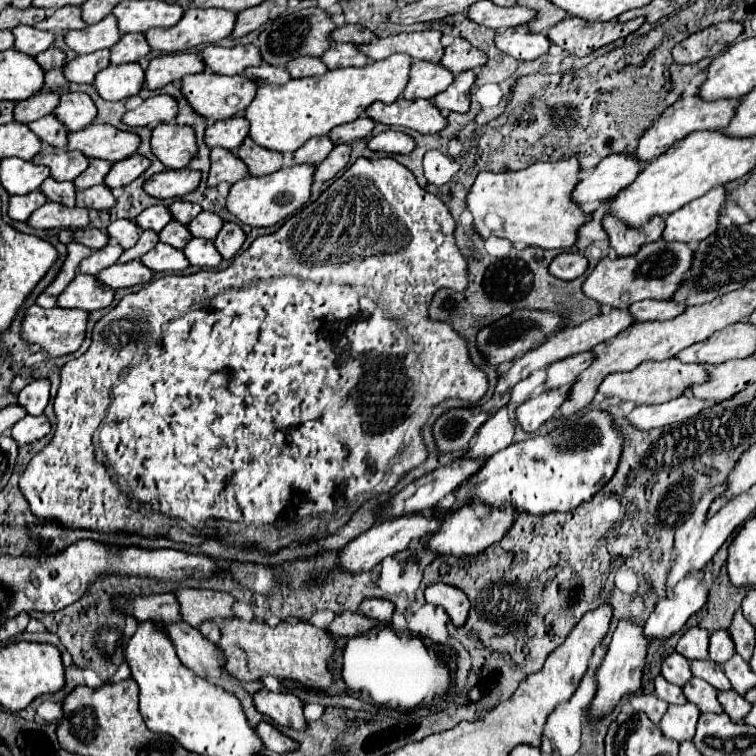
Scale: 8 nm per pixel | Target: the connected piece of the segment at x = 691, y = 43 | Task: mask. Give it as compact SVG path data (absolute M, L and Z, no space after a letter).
M720 22L708 26L682 40L672 52L674 60L678 64L692 64L702 58L714 58L724 52L726 46L734 44L742 32L744 26L740 22Z

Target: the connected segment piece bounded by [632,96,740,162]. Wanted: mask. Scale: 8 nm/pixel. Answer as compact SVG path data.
M684 96L676 100L672 106L668 106L664 114L654 122L654 126L644 132L644 136L638 140L638 148L632 154L642 162L652 162L654 158L658 158L658 154L664 154L676 140L686 138L688 134L696 130L722 130L730 124L730 118L734 116L736 106L740 106L738 98L706 102L700 96Z

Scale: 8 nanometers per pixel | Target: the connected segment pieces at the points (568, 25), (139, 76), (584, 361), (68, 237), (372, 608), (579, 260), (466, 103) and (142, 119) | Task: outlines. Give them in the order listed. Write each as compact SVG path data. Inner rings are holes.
M564 18L562 22L558 22L546 32L546 38L550 38L552 44L560 46L568 54L588 56L590 52L632 34L642 24L644 24L644 18L636 18L624 24L616 20L586 22L580 18Z
M138 62L134 64L120 64L108 66L94 78L96 92L110 102L126 100L142 90L144 84L144 70Z
M582 352L582 354L574 354L570 358L562 358L558 362L554 362L548 368L548 378L546 378L546 388L558 388L558 390L568 390L578 374L582 370L586 370L586 366L590 366L590 362L594 360L594 354Z
M82 228L82 230L62 230L58 234L58 240L62 244L68 244L68 242L78 242L82 246L88 246L92 250L100 250L102 246L108 244L108 236L98 230L98 228Z
M372 598L372 600L364 600L360 604L360 610L368 616L368 618L374 618L378 622L388 622L392 620L392 614L394 614L394 604L390 600L378 600L378 598Z
M562 252L550 264L550 274L560 280L574 280L588 268L588 260L578 252Z
M462 72L454 78L454 82L440 94L436 94L430 102L440 112L466 112L470 108L470 86L474 84L474 72Z
M152 96L144 100L136 110L130 110L122 116L122 124L138 128L138 126L156 126L162 122L172 122L178 114L178 104L172 96Z

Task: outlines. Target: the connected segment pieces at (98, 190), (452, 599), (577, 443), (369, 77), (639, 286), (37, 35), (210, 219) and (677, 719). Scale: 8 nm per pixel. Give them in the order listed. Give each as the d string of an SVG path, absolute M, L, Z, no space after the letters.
M92 186L88 190L76 192L76 206L78 208L92 208L92 210L110 210L116 198L112 196L108 186Z
M432 584L426 588L426 602L444 608L444 612L450 616L456 628L464 626L470 610L470 602L462 590L448 584Z
M592 408L580 410L568 422L546 434L532 434L528 440L510 444L486 460L478 474L462 484L454 496L478 498L490 506L512 502L520 512L550 514L568 512L588 502L618 470L624 438L610 412Z
M394 54L394 56L378 60L378 62L368 62L362 68L338 68L338 70L330 70L324 76L318 76L318 78L298 78L298 80L290 80L290 82L286 82L282 86L260 84L258 90L256 90L256 98L244 110L244 118L250 122L250 138L258 146L264 146L264 148L274 150L274 152L282 152L282 154L296 152L310 138L324 136L334 126L354 122L356 118L360 118L364 114L364 110L372 102L380 100L380 102L390 104L390 102L398 100L402 96L402 90L404 90L406 82L408 82L410 62L412 60L406 54Z
M656 240L642 246L634 256L616 256L614 260L608 256L602 258L586 278L582 288L588 298L594 298L602 306L610 308L628 308L630 304L646 298L672 298L674 290L678 290L678 282L684 282L684 274L686 270L690 270L690 258L694 258L694 250L690 244Z
M16 26L12 28L12 34L14 34L14 50L28 54L28 56L36 56L42 50L50 48L54 40L52 32L36 30L32 26Z
M200 212L190 224L188 224L188 230L194 238L206 238L206 240L214 240L216 234L220 232L222 228L222 218L212 214L212 212Z
M686 702L682 706L668 706L668 712L660 720L660 730L666 738L676 742L692 740L698 718L700 718L700 710L694 704Z

